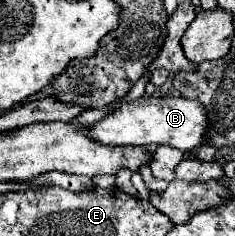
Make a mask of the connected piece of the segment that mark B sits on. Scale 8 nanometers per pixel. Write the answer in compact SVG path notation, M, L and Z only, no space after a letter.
M143 96L135 102L123 104L113 114L99 120L85 134L107 146L159 146L167 144L183 152L191 152L205 144L207 132L207 108L199 100L191 98L151 98Z

